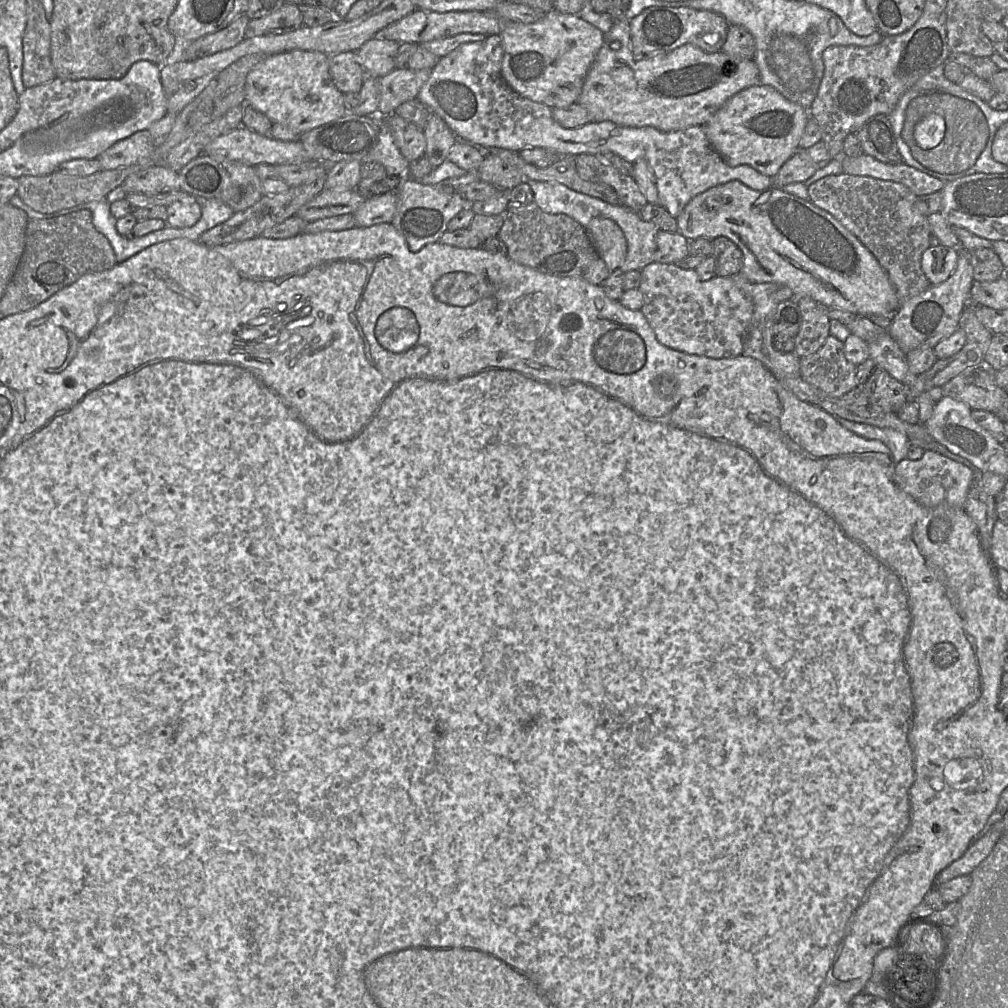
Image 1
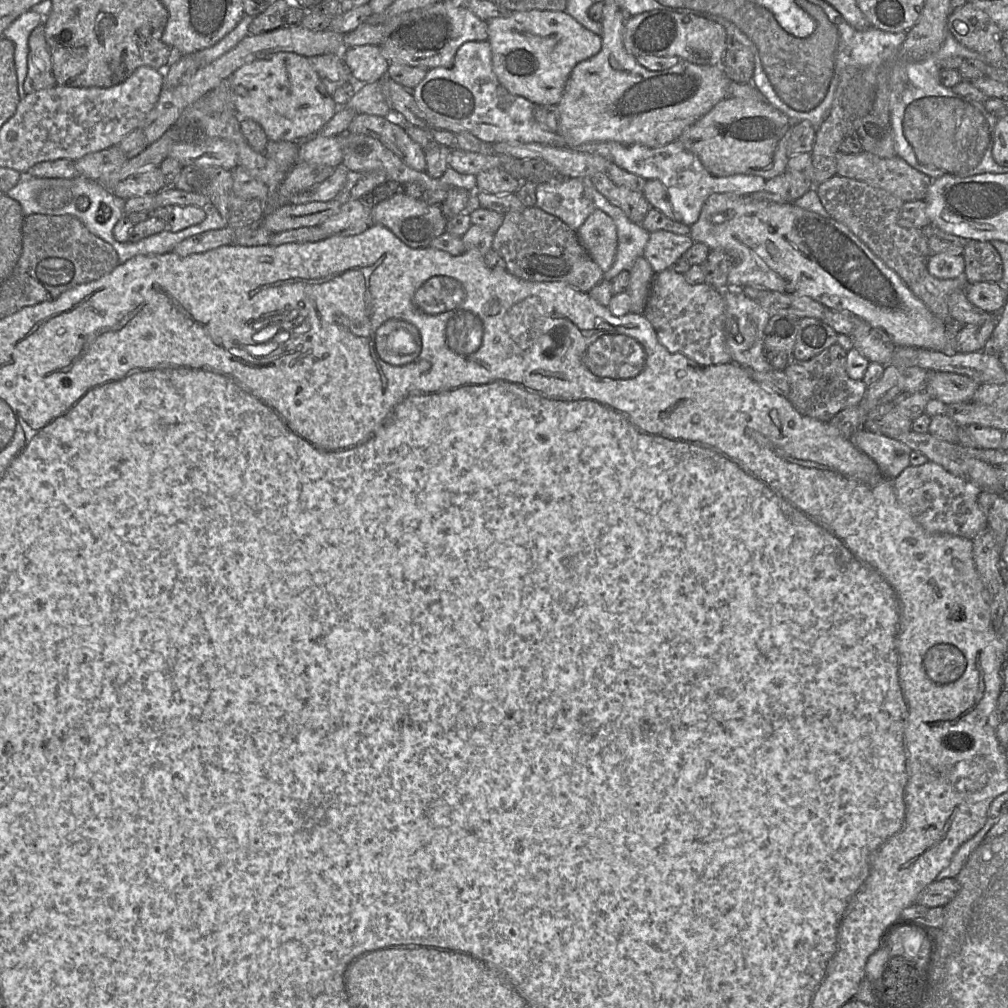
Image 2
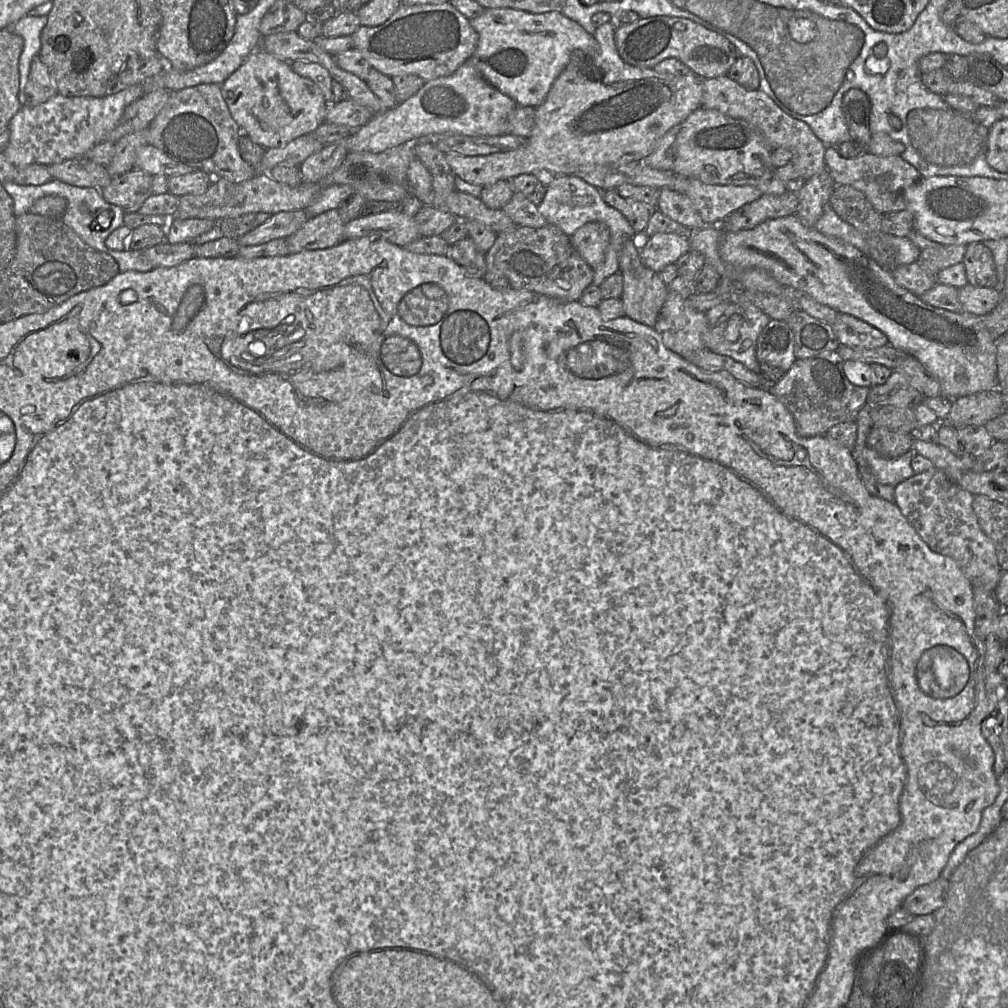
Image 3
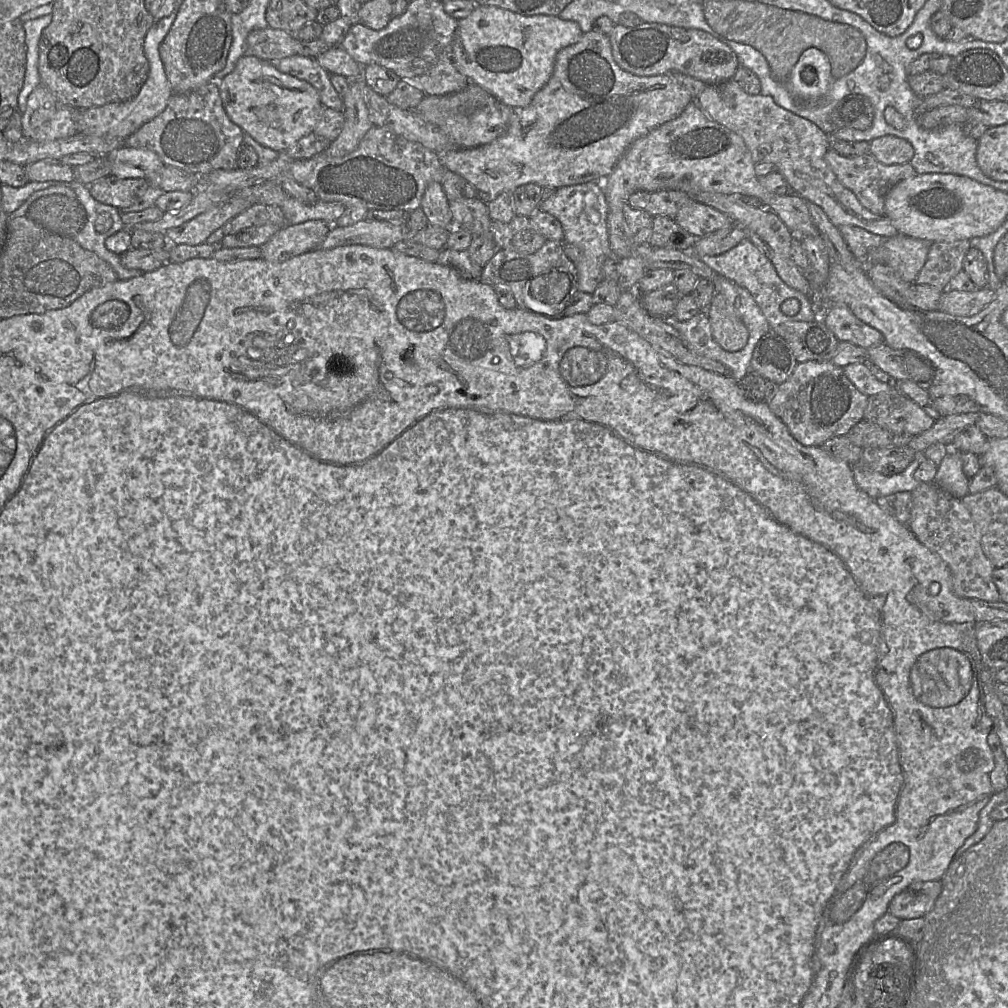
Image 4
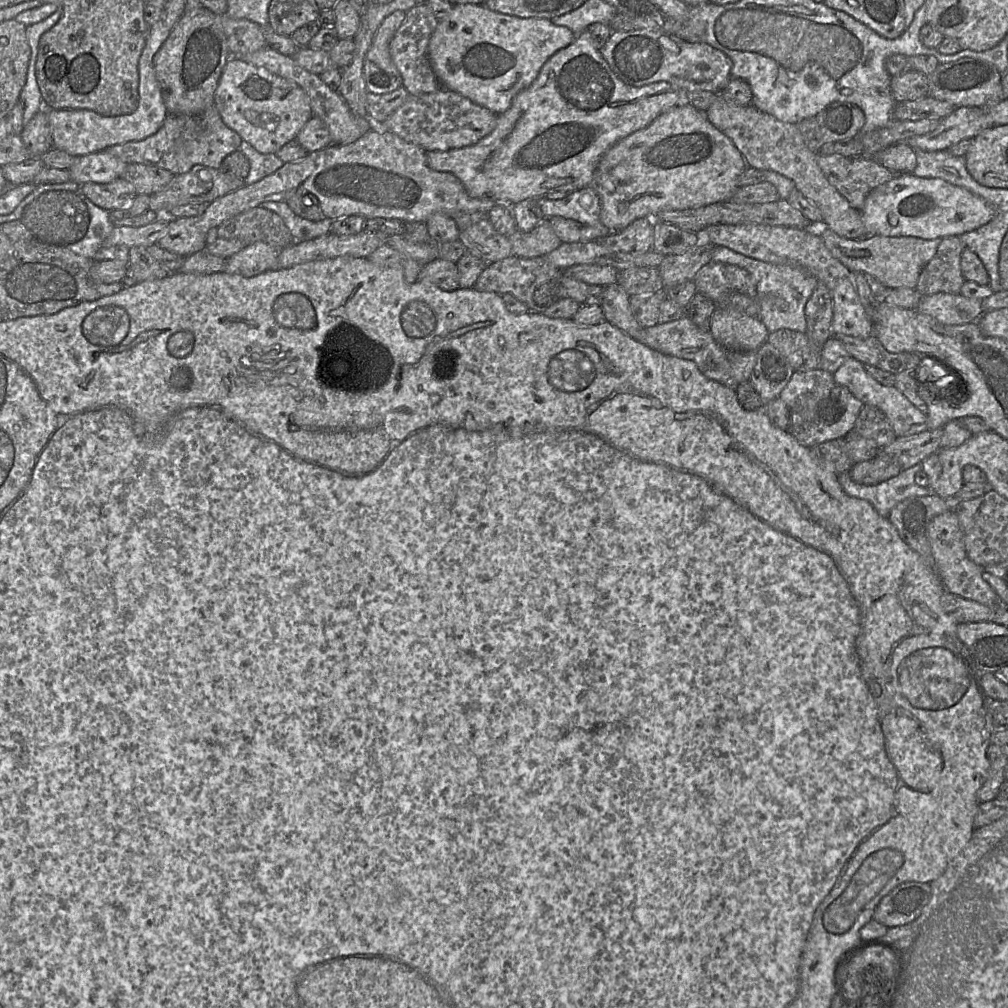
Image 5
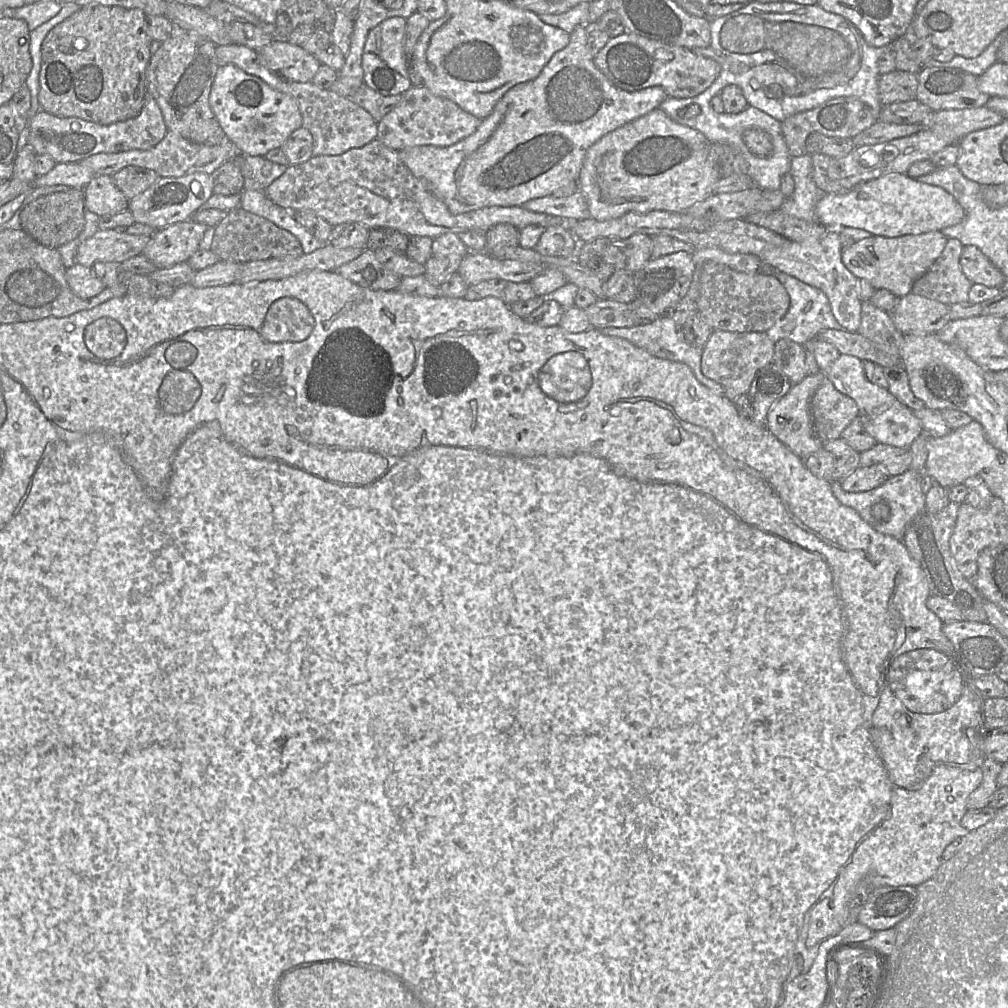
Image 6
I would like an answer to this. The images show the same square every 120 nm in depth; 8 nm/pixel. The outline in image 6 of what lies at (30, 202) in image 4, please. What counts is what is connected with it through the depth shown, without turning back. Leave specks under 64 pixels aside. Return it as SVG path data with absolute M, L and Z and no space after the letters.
M70 188L66 192L53 192L42 195L37 199L28 203L20 214L21 228L34 240L41 245L58 249L60 246L67 244L77 238L85 226L85 203L84 203L84 189Z

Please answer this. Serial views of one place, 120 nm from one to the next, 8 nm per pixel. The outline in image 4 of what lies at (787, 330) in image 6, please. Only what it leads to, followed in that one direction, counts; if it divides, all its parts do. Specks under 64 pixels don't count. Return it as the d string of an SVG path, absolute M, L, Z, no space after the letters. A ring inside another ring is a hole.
M743 239L730 250L716 256L698 256L717 274L747 289L769 323L770 329L790 321L810 322L819 318L813 308L810 297L789 287L777 274L767 256L750 239ZM787 299L796 299L800 310L796 315L788 316L781 310L782 303Z

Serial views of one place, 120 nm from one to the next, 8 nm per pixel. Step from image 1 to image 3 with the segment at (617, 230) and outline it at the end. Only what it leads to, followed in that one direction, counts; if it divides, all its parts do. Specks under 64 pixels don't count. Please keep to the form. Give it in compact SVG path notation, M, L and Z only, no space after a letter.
M588 222L580 227L570 239L575 250L594 269L605 257L610 243L610 230L603 222Z

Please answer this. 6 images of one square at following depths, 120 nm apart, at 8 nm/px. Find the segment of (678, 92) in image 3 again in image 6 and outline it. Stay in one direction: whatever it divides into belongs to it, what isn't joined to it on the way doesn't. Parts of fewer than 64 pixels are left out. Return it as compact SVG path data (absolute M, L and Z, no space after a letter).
M580 25L570 33L569 44L552 56L534 80L517 84L503 95L473 134L447 147L403 148L399 155L411 173L422 180L452 214L491 206L520 207L531 199L549 196L572 181L578 182L586 152L596 141L651 112L667 97L660 86L628 92L613 85L596 67L587 47L585 25Z

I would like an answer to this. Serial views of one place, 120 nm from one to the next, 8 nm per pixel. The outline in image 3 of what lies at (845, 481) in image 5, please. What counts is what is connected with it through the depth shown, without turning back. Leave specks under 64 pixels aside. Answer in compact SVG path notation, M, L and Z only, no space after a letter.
M865 447L863 450L863 457L876 480L881 484L893 487L915 474L911 461L916 454L916 451L911 448L900 457L888 459L880 456L871 448Z

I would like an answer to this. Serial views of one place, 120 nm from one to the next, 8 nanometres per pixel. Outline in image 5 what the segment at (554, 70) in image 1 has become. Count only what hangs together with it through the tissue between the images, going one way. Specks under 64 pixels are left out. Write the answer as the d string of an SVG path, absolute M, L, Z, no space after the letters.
M455 4L432 33L428 56L444 89L459 93L496 115L509 109L514 97L536 79L546 61L576 38L569 28L556 26L549 19L520 18L490 10L484 4Z

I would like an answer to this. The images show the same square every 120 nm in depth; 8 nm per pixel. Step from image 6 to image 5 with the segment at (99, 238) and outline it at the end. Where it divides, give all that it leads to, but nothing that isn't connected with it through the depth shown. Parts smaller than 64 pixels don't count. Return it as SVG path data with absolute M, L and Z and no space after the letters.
M162 217L141 227L115 227L103 243L103 248L125 245L150 247L157 243L168 231L169 217Z

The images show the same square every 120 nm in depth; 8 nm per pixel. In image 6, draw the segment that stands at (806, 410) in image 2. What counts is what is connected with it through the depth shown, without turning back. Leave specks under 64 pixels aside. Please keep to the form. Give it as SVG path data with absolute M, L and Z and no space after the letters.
M824 376L811 399L813 429L823 444L841 437L843 430L858 416L856 402L838 391Z

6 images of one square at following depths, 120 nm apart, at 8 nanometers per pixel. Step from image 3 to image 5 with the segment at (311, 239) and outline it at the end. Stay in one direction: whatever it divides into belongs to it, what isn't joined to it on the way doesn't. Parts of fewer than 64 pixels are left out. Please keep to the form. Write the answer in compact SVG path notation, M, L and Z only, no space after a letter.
M256 242L226 260L222 272L253 277L275 267L283 249L265 242Z

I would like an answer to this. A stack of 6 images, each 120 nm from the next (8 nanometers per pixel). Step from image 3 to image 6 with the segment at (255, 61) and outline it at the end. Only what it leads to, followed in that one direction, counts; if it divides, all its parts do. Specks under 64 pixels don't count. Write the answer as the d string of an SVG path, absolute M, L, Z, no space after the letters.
M234 64L220 65L211 87L209 105L221 129L242 155L264 156L270 150L281 147L295 130L302 127L302 115L294 98L271 88L262 79Z

